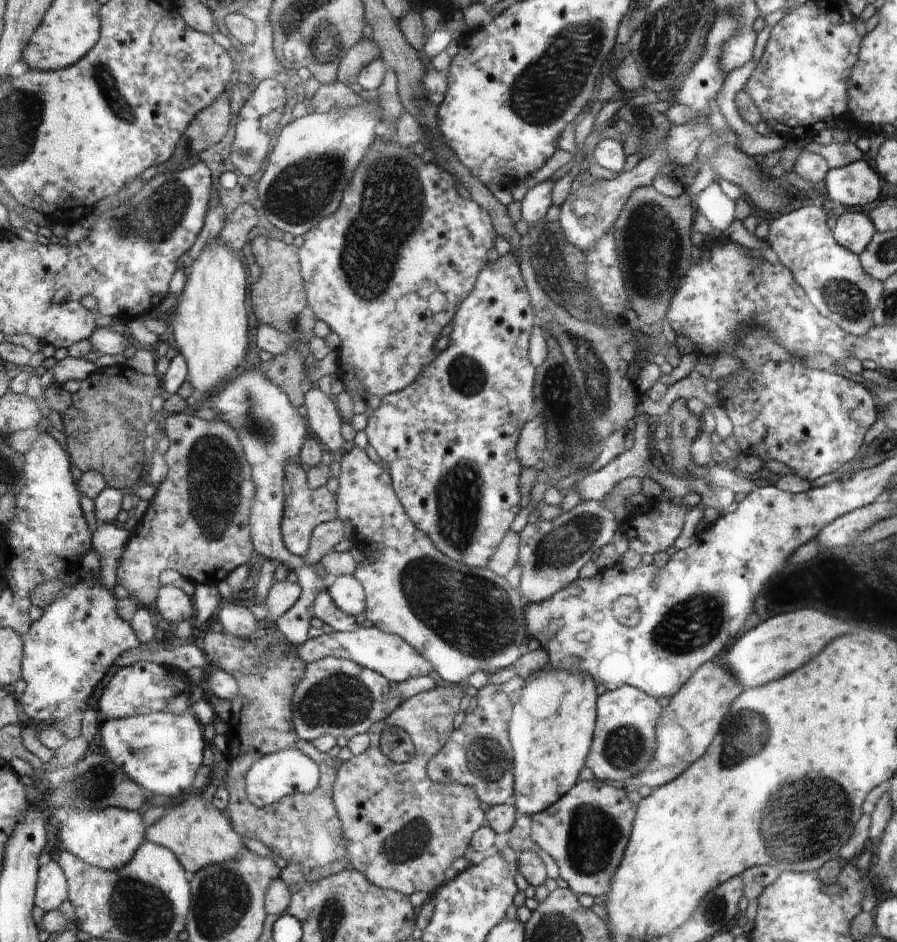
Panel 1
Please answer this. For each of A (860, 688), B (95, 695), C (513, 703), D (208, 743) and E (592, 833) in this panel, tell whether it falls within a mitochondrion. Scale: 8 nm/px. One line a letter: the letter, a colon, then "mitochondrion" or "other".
A: other
B: other
C: other
D: other
E: mitochondrion

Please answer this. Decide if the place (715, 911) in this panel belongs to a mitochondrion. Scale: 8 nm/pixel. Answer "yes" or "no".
yes

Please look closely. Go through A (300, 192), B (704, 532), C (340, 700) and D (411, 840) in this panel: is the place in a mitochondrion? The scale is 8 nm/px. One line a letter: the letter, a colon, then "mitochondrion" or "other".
A: mitochondrion
B: other
C: mitochondrion
D: mitochondrion

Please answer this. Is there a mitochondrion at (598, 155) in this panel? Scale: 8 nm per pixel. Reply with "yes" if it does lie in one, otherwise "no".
no

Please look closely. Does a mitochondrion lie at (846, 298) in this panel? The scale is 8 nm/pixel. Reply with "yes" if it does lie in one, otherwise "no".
yes

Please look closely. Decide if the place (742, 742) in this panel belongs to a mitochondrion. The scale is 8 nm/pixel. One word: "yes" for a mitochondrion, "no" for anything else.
yes

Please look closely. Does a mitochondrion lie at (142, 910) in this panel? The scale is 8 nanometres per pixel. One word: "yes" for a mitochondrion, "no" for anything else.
yes

